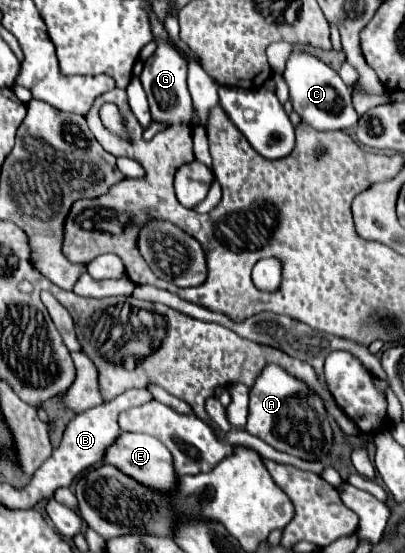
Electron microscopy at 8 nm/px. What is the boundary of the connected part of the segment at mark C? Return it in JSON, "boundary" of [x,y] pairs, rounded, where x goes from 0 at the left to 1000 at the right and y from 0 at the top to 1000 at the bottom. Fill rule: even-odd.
{"boundary":[[[728,92],[709,110],[699,143],[714,157],[714,183],[723,186],[728,204],[783,237],[832,237],[832,233],[847,237],[872,230],[877,219],[886,215],[867,183],[862,157],[842,146],[832,128],[822,128],[793,107],[748,92]]]}

